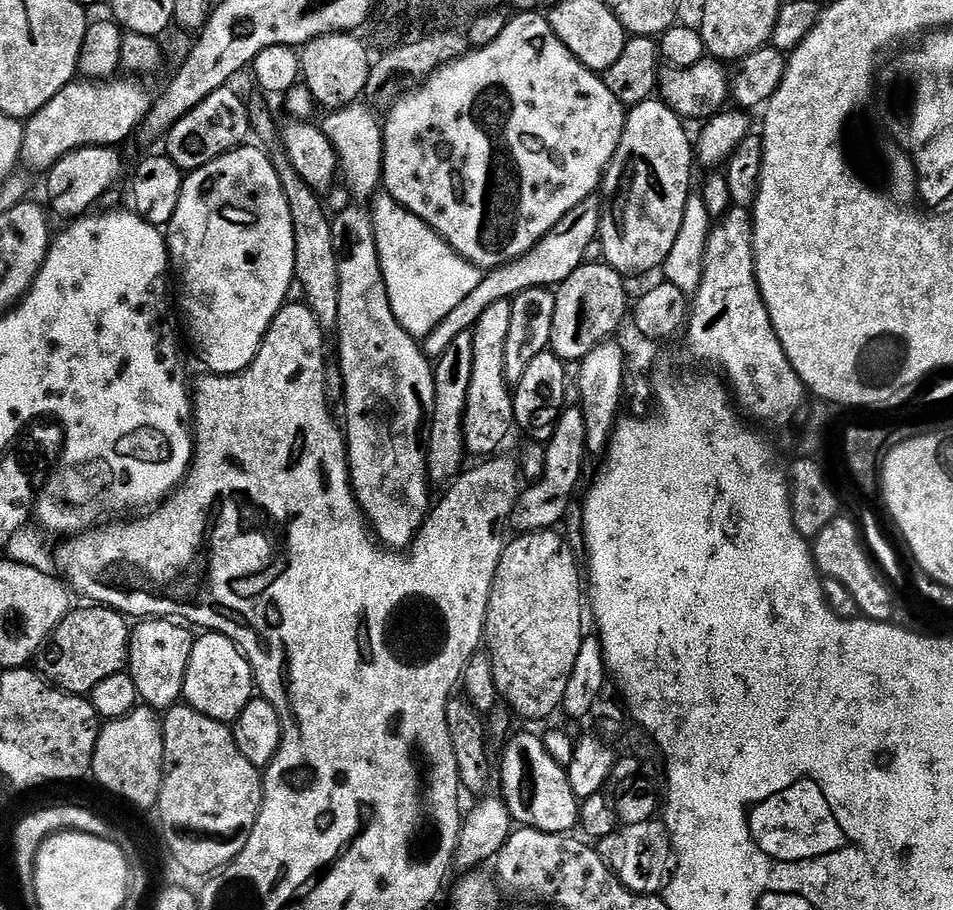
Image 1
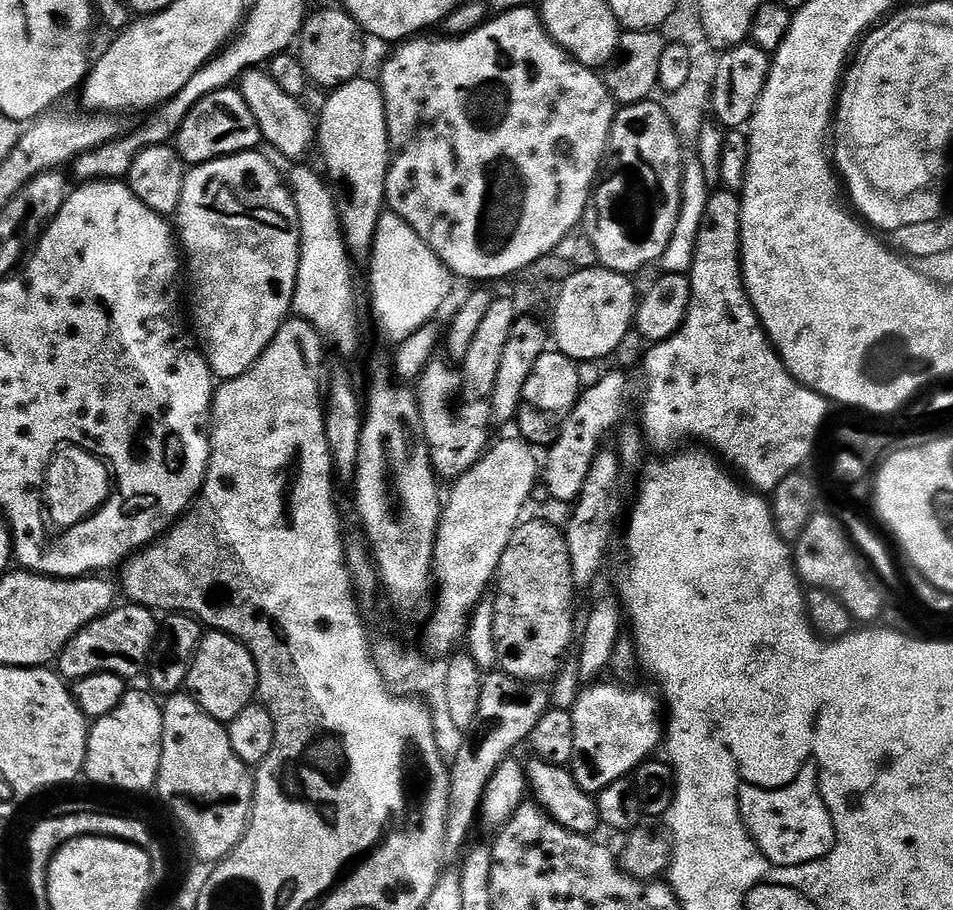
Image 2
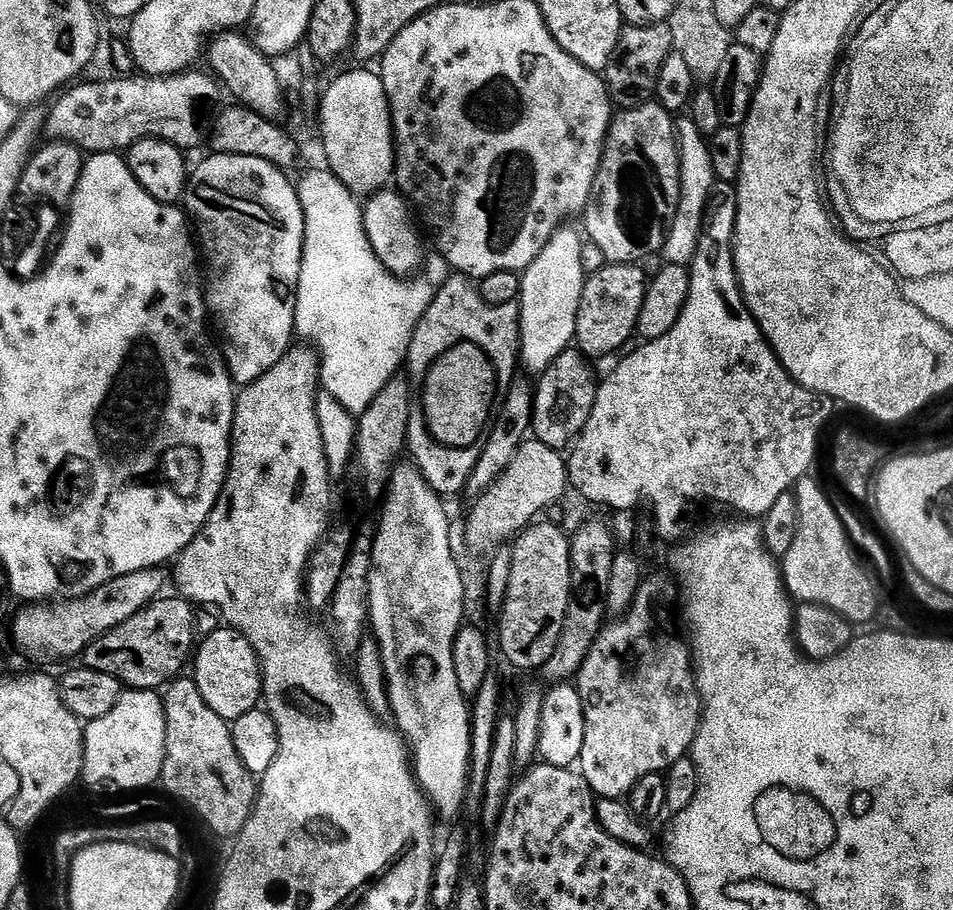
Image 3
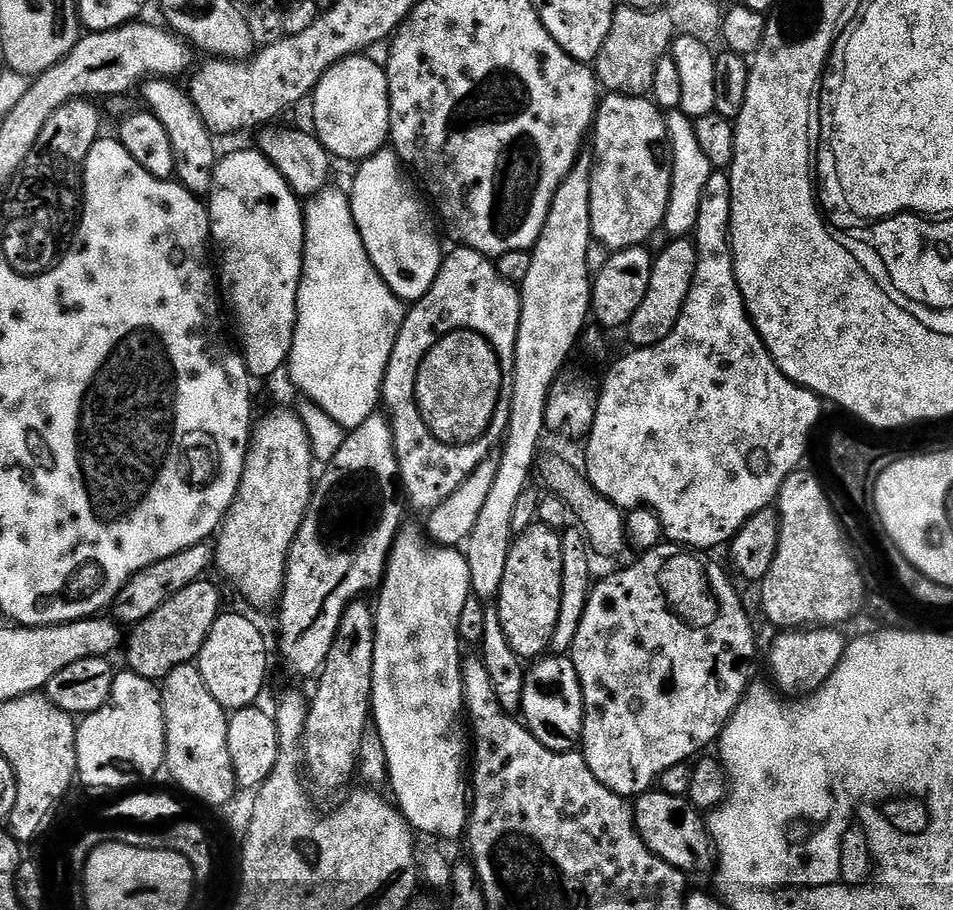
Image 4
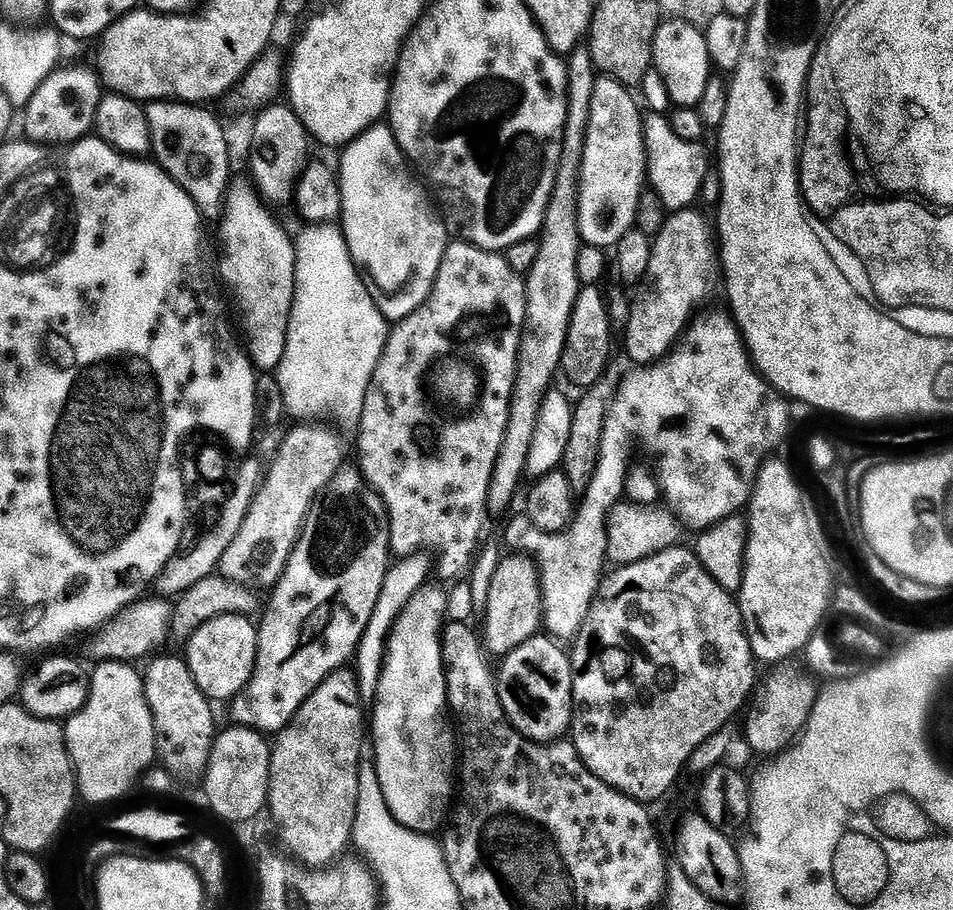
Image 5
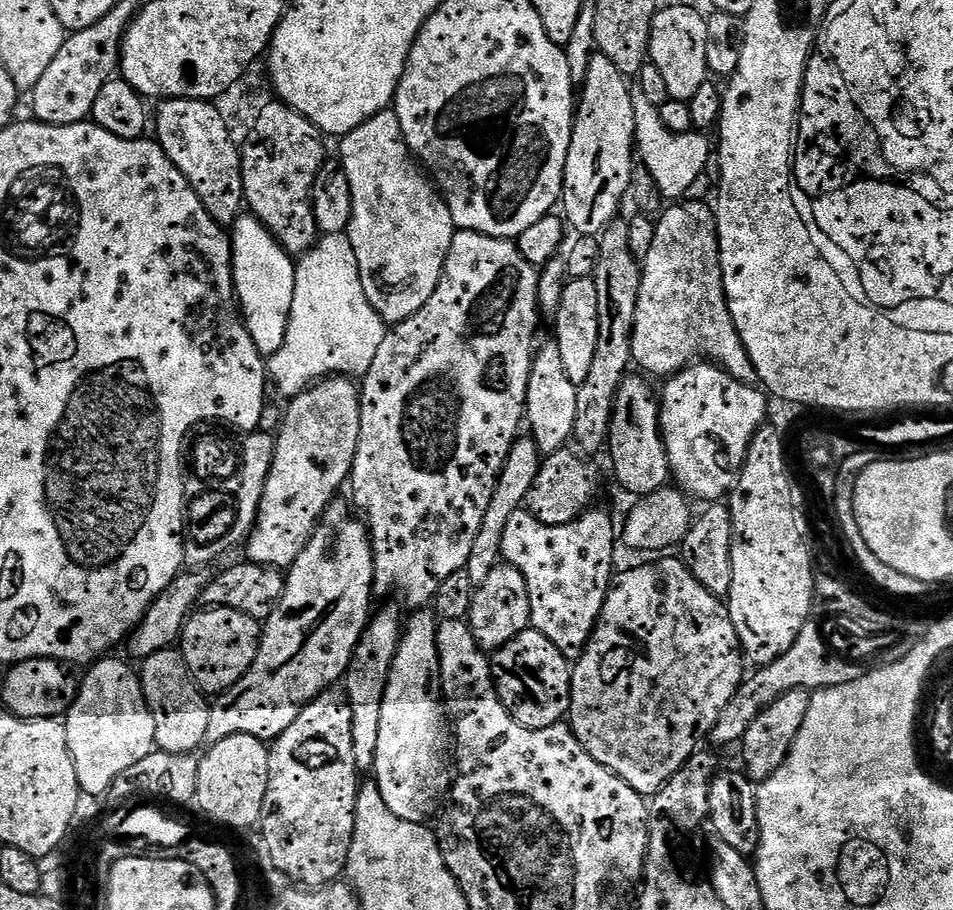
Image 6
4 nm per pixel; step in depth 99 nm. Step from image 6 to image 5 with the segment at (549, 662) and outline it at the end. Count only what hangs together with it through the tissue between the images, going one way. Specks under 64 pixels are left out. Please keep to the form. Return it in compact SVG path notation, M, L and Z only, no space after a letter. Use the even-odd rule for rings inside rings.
M548 634L531 636L529 640L522 642L522 646L518 646L513 652L508 653L507 656L499 661L500 672L498 671L501 681L524 680L520 684L520 693L512 700L512 704L516 709L513 712L511 709L510 720L512 716L512 724L521 732L519 735L523 739L533 741L541 746L563 741L567 737L564 735L568 731L570 731L569 733L573 731L572 712L574 716L574 697L572 695L572 681L574 679L574 667L572 668L571 658L551 639L555 640Z

